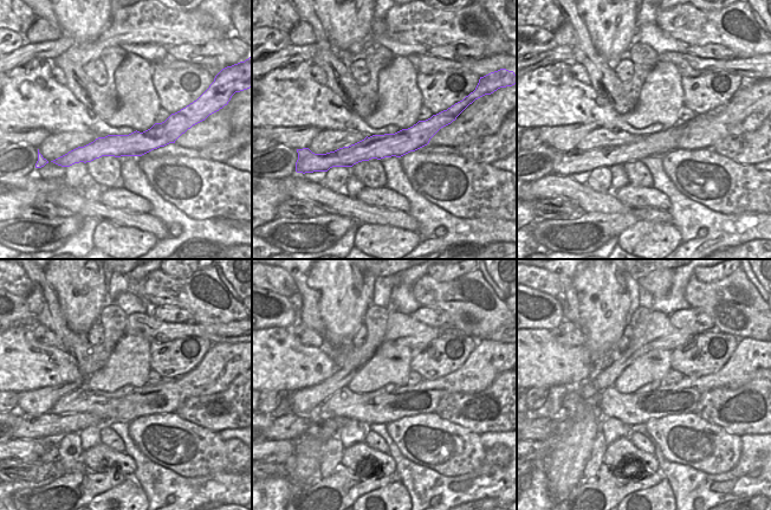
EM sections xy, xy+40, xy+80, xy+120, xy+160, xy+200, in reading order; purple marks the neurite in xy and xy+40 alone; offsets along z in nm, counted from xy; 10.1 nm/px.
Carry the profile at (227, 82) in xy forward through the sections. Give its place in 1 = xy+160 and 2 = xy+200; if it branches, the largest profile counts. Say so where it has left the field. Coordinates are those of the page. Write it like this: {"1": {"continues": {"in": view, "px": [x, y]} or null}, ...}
{"1": {"continues": {"in": "xy+160", "px": [290, 426]}}, "2": {"continues": {"in": "xy+200", "px": [541, 428]}}}

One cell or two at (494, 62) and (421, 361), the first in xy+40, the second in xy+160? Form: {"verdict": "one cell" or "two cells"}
{"verdict": "two cells"}

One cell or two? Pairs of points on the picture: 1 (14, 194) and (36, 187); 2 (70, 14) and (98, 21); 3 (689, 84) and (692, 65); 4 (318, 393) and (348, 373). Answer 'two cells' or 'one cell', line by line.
1: one cell
2: one cell
3: two cells
4: one cell

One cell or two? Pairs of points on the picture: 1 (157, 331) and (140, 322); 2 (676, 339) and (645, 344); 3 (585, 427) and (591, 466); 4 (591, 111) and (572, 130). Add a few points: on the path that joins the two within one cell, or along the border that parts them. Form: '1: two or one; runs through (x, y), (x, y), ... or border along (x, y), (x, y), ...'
1: one; runs through (153, 330), (144, 325)
2: one; runs through (668, 339), (653, 340)
3: two; border along (601, 431), (594, 441), (583, 479)
4: two; border along (598, 126), (595, 123), (568, 123), (554, 127)

